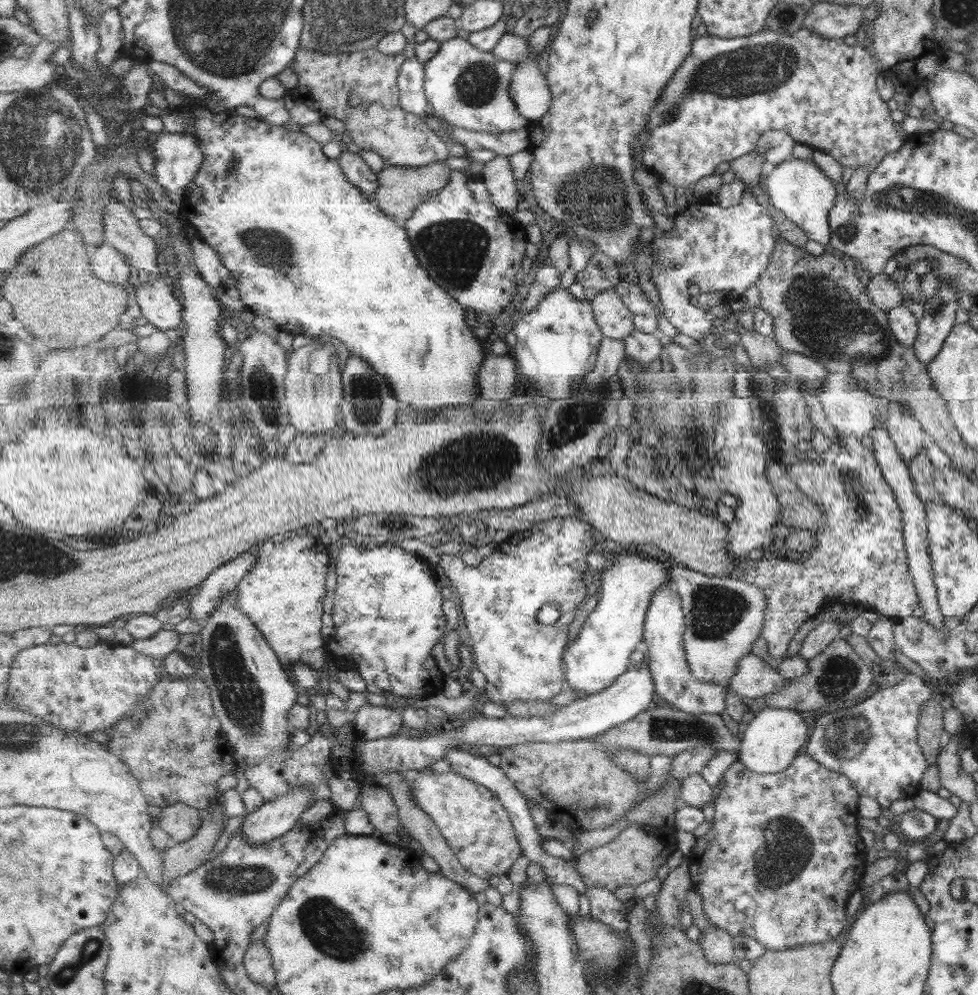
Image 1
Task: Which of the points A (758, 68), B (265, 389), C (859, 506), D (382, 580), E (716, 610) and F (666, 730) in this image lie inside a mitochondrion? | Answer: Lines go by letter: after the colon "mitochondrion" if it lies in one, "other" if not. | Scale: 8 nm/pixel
A: mitochondrion
B: mitochondrion
C: mitochondrion
D: mitochondrion
E: mitochondrion
F: mitochondrion

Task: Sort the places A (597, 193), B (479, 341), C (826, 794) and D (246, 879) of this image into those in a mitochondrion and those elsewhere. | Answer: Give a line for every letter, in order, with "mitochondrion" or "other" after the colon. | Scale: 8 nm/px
A: mitochondrion
B: other
C: other
D: mitochondrion

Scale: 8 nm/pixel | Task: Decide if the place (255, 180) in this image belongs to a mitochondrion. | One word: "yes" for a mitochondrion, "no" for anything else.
no

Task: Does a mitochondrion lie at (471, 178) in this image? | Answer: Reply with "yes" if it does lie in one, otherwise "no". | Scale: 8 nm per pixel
no

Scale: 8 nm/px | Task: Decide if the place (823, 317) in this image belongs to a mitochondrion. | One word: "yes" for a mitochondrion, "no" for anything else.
yes

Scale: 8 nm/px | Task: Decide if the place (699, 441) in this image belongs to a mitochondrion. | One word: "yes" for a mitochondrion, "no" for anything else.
yes

